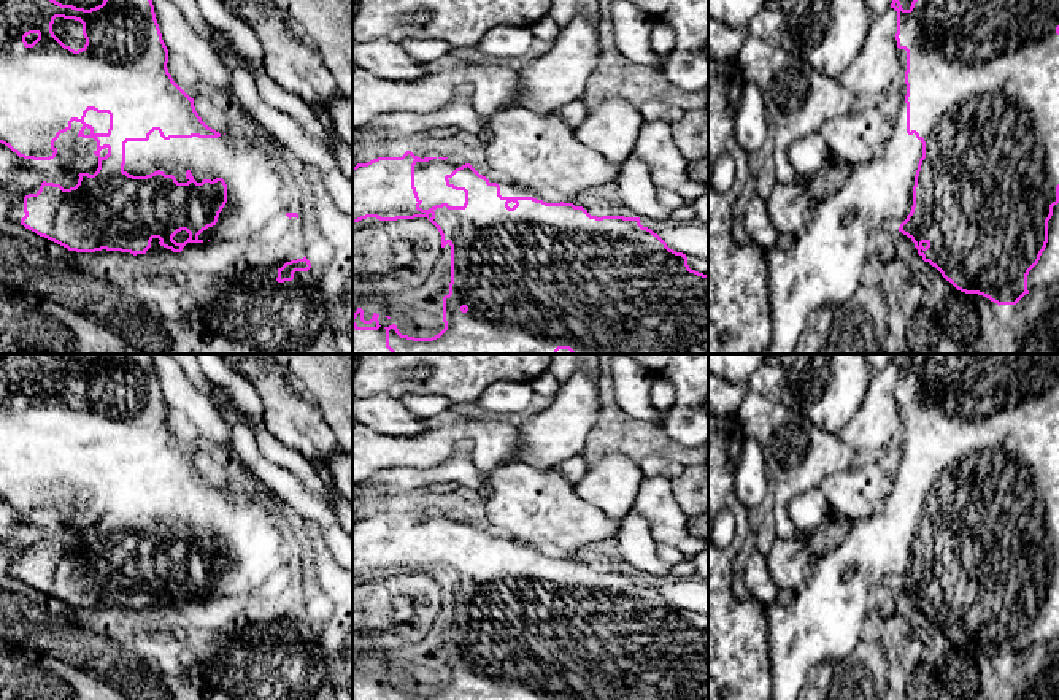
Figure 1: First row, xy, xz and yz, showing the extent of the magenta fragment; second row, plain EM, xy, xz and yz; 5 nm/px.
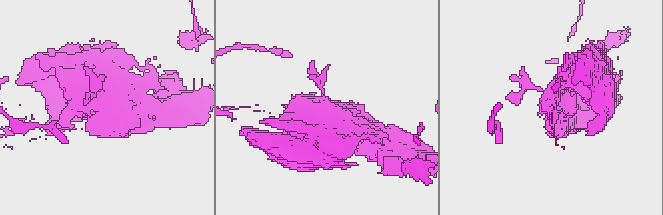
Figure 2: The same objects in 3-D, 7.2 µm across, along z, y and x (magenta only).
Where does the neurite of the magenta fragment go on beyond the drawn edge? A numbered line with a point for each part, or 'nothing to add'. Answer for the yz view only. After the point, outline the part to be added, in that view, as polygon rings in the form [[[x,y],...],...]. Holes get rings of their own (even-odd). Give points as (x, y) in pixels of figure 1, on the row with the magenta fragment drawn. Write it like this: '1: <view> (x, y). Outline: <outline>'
1: yz (1045, 275). Outline: [[[1059,203],[1048,221],[1048,243],[1038,263],[1027,275],[1027,290],[1038,294],[1059,286]]]

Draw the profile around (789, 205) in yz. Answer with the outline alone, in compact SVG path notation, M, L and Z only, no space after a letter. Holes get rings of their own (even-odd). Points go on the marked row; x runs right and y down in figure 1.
M827 159L810 175L810 183L778 183L765 200L767 211L780 235L800 237L811 216L811 205L835 192L849 178L854 165Z

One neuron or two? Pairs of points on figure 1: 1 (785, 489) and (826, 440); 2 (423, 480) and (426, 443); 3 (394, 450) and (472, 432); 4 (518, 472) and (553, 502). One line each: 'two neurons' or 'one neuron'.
1: one neuron
2: two neurons
3: one neuron
4: one neuron

